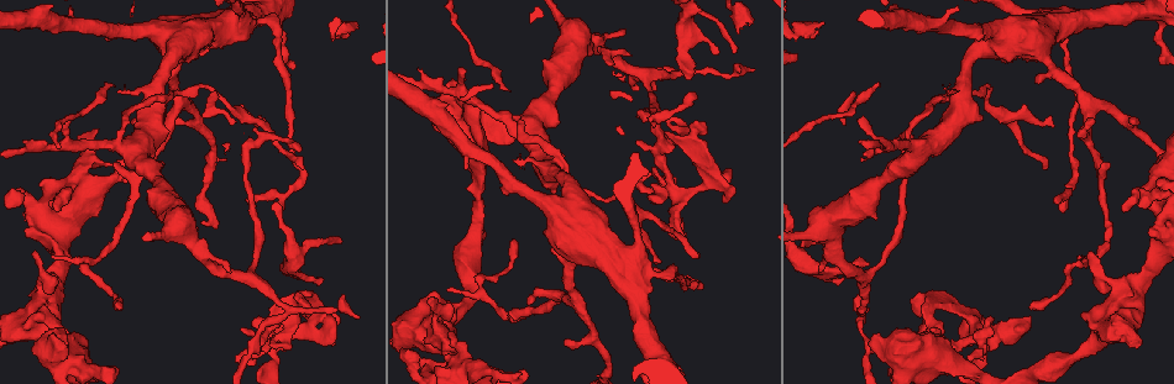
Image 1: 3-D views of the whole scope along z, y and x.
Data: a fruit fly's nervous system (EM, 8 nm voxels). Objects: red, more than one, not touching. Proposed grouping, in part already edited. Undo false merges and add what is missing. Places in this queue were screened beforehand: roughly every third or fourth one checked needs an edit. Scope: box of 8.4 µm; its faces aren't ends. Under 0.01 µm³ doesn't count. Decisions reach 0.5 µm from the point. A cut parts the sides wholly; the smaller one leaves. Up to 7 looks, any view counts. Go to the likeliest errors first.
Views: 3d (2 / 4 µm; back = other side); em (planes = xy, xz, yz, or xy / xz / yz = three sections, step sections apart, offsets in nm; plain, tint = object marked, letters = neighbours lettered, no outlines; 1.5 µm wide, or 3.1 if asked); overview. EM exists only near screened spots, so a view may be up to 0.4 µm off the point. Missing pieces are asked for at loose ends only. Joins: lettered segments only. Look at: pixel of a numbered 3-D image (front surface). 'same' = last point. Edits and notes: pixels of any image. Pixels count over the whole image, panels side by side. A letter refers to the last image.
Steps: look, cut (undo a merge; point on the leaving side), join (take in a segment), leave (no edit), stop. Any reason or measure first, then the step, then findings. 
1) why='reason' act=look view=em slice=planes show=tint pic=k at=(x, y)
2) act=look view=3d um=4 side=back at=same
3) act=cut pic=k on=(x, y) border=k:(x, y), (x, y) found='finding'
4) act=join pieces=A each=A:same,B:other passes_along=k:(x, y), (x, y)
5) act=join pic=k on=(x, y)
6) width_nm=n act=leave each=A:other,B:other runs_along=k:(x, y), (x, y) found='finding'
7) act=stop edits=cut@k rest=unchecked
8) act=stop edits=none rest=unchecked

why='an open end' act=look view=3d um=2 pic=1 at=(255, 363)

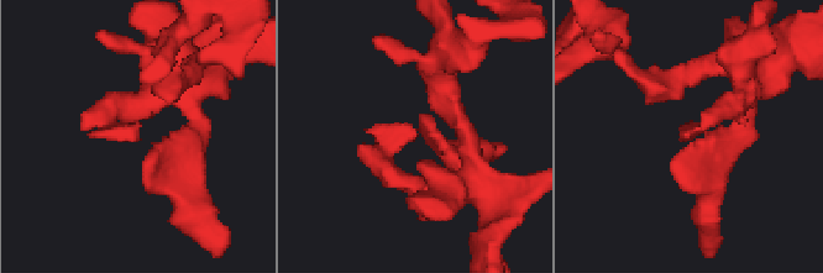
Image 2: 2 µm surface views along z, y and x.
why='need the tissue' act=look view=em slice=planes show=plain pic=2 at=(410, 128)

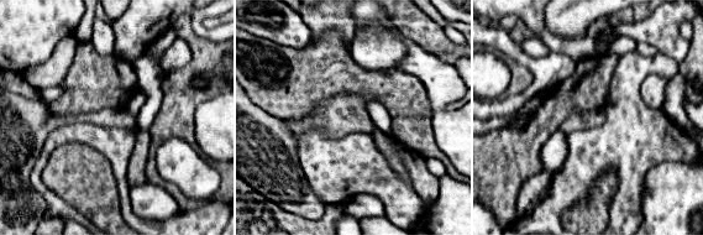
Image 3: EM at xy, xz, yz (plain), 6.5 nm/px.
why='what lies round it' act=look view=em slice=planes show=letters at=same

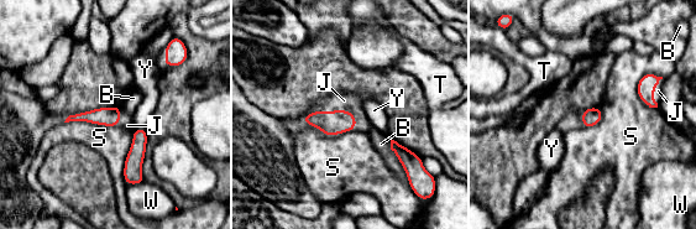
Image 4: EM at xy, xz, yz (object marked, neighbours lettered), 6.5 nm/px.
width_nm=120 longest_contact=S:360nm act=join pieces=J each=B:other,J:same,S:other,T:other,W:other,Y:other found='it goes on there'

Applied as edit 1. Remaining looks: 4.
why='redraw' act=look view=overview

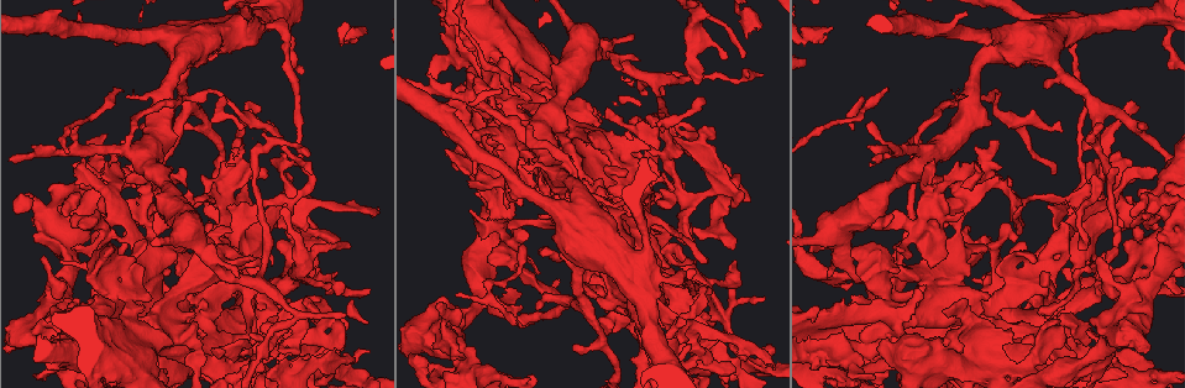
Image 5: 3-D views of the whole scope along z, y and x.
why='thin neck' act=look view=3d um=4 pic=5 at=(293, 315)

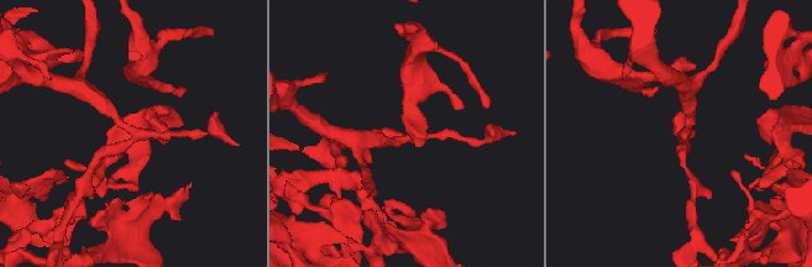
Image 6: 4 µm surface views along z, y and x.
arms=3 why='shape alone is not enough' act=look view=em slice=planes show=letters pic=6 at=(131, 131)

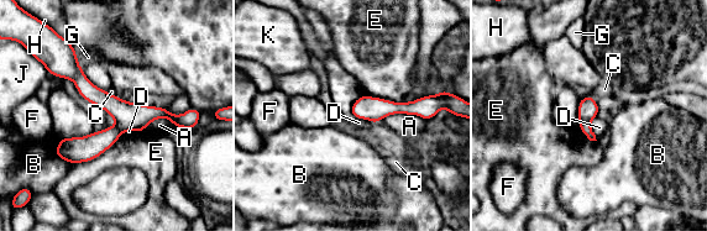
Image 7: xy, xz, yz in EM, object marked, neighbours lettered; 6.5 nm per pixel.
act=leave each=A:other,B:other,C:other,D:other,E:other,F:other,G:other,H:other,J:other,K:other runs_along=7:(53, 71), (125, 114), (189, 116) found='one neuron here'

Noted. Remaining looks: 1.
why='free end' act=look view=em slice=planes show=letters pic=5 at=(590, 140)

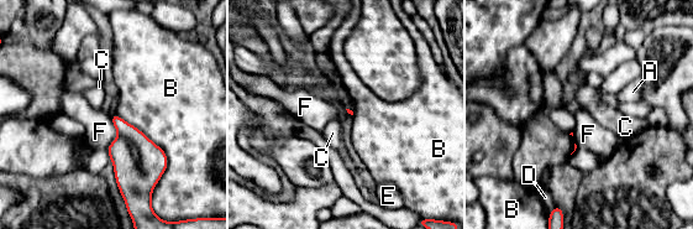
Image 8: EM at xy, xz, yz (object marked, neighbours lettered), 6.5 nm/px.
act=leave each=A:other,B:other,C:other,D:other,E:other,F:other border=8:(110, 116), (116, 136), (105, 147) found='none of them fits'

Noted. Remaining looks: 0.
act=stop edits=join@4 rest=unchecked

